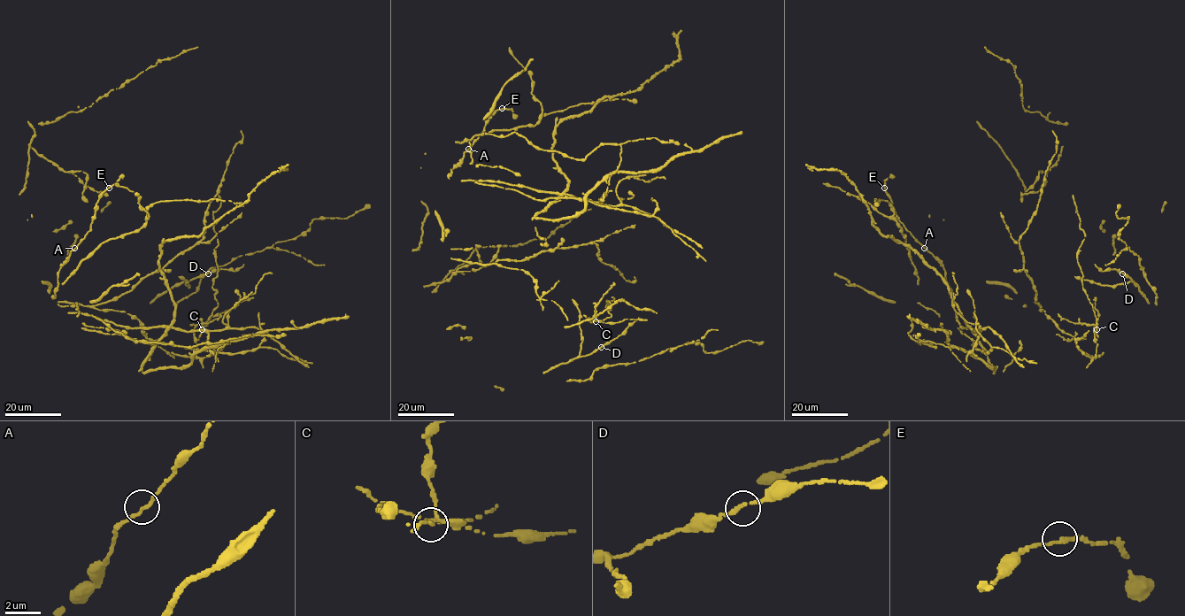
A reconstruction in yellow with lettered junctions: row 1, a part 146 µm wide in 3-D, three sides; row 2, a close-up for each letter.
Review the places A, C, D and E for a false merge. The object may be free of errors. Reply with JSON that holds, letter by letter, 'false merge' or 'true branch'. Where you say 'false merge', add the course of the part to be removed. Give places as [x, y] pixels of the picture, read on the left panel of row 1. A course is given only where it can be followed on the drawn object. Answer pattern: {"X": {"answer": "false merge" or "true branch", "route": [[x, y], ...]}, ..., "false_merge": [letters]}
{"A": {"answer": "true branch"}, "C": {"answer": "false merge", "route": [[202, 329], [202, 323], [218, 319], [219, 313]]}, "D": {"answer": "true branch"}, "E": {"answer": "true branch"}, "false_merge": ["C"]}

